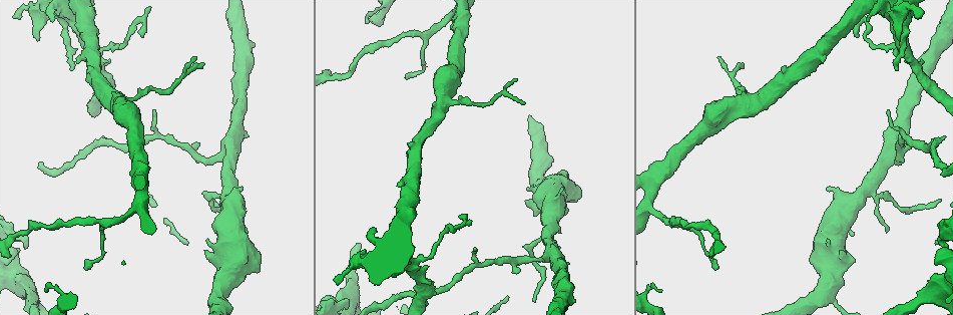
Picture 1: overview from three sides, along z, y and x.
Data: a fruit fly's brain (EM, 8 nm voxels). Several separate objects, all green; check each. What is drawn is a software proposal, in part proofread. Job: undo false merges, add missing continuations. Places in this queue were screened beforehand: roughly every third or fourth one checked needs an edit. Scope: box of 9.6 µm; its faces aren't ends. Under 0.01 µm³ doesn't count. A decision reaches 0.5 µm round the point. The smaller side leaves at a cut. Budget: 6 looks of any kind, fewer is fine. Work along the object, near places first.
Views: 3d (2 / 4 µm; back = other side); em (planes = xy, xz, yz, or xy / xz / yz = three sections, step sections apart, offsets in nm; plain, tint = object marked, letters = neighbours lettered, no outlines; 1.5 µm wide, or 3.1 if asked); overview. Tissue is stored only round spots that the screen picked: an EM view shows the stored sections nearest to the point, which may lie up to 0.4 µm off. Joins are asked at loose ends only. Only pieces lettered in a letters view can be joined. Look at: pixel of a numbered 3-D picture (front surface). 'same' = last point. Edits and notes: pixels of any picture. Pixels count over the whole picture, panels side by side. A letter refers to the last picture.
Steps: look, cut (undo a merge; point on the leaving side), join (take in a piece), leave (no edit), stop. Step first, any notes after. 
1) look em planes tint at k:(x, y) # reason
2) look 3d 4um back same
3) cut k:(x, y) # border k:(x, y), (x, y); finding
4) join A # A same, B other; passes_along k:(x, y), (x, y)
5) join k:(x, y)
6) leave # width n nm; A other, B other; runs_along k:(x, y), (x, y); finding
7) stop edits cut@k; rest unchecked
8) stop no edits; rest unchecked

look em planes letters at 1:(897, 68) # an open end

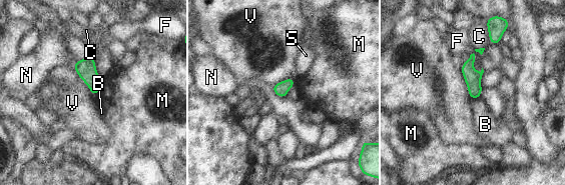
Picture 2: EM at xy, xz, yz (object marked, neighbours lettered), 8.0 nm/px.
leave # width 110 nm; longest_contact V 260 nm; B other, C other, F other, M other, N other, S other, V other; no lettered piece goes on from it

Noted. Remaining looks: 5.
look 3d 2um at 1:(427, 32) # three-way junction

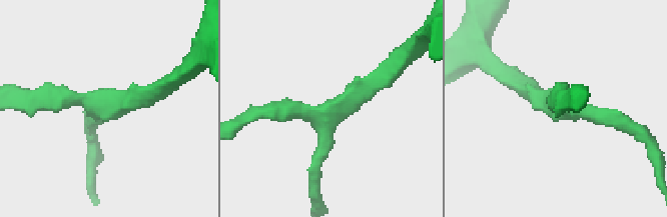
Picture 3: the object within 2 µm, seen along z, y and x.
look em planes tint at 3:(108, 106)

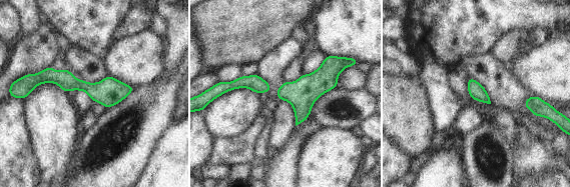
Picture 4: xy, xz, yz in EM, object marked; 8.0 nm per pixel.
look em planes letters same # what lies round it

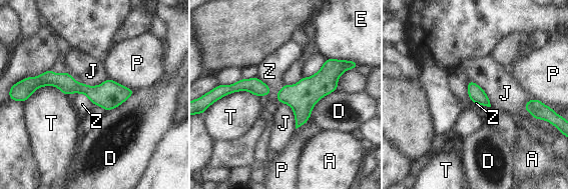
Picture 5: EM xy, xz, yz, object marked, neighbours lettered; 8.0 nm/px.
leave # A other, D other, E other, J other, P other, T other, Z other; runs_along 5:(354, 64), (303, 103), (298, 124); all the same cell

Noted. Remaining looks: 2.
stop no edits; rest unchecked

